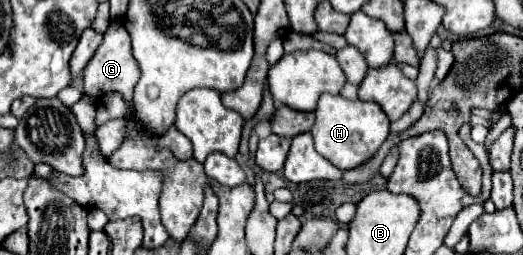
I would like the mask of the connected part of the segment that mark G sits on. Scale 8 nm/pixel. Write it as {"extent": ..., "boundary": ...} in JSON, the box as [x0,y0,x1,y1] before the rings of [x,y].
{"extent":[82,19,138,101],"boundary":[[[120,19],[110,21],[102,45],[98,47],[98,51],[94,53],[94,57],[90,59],[90,63],[84,69],[84,79],[82,79],[82,93],[98,97],[100,93],[108,93],[108,91],[118,91],[122,93],[122,97],[126,101],[130,101],[134,83],[138,81],[138,63],[134,63],[132,57],[132,47],[130,47],[130,35],[124,27],[124,23]]]}

